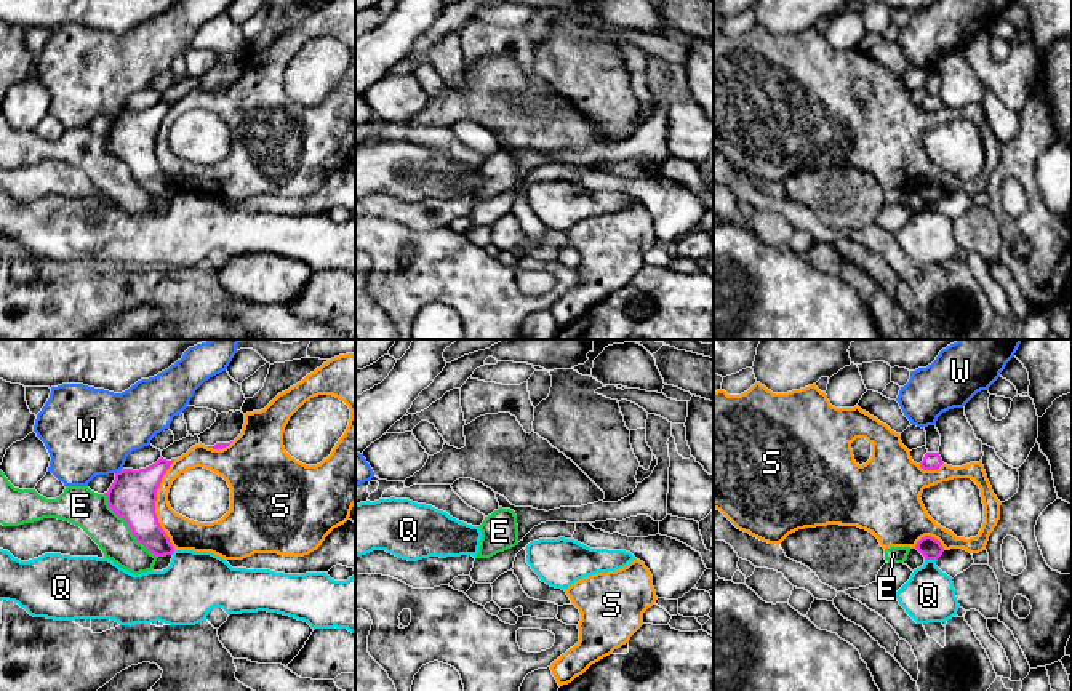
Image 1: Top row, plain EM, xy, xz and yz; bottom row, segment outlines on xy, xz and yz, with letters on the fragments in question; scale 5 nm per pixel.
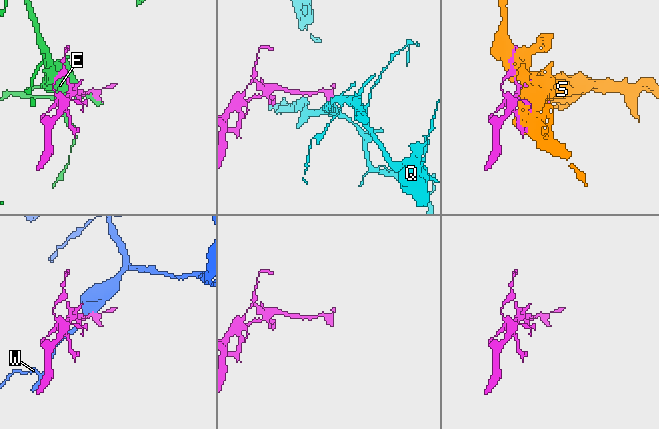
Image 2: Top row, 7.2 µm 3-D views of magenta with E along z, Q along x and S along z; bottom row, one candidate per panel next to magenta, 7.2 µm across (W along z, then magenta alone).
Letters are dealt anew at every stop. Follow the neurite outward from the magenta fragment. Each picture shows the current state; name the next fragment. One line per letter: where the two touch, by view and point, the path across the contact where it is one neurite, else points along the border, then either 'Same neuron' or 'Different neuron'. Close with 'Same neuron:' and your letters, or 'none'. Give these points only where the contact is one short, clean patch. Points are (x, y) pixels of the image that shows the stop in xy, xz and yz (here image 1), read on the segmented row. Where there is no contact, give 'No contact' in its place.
E: Touches magenta at xy (128, 525). Different neuron
Q: Touches magenta at yz (932, 559). Boundary: yz (925, 559), (936, 560). Different neuron
S: Touches magenta at xy (154, 504). Different neuron
W: Touches magenta at xy (117, 472). Boundary: xy (120, 469), (116, 474). Different neuron
Same neuron: none

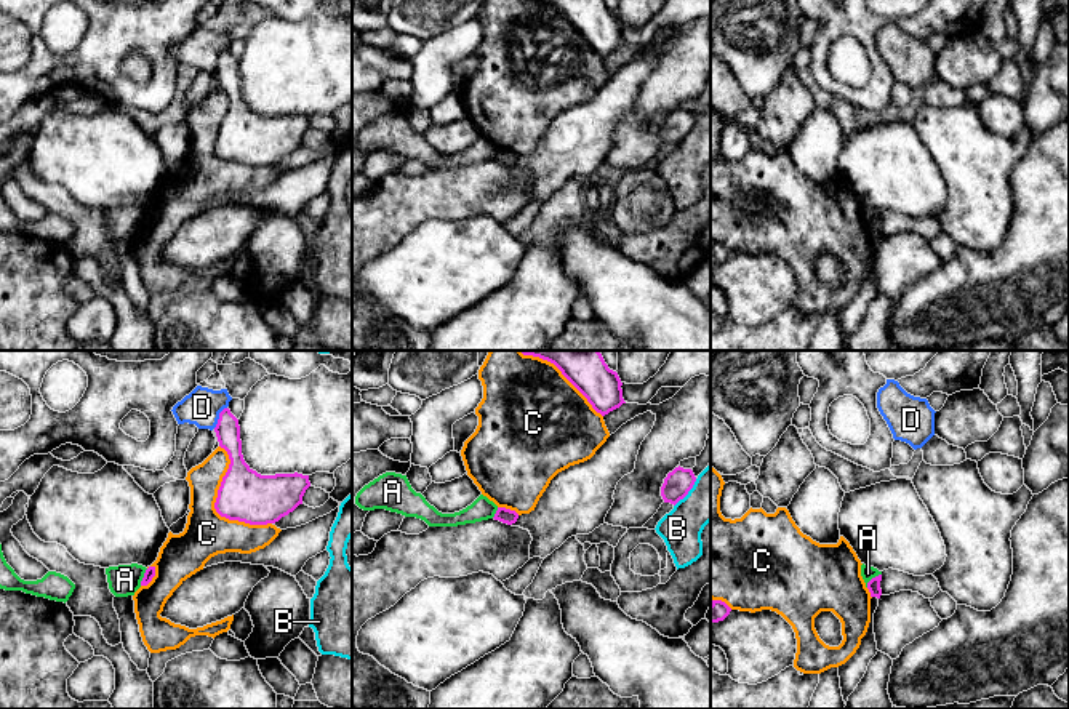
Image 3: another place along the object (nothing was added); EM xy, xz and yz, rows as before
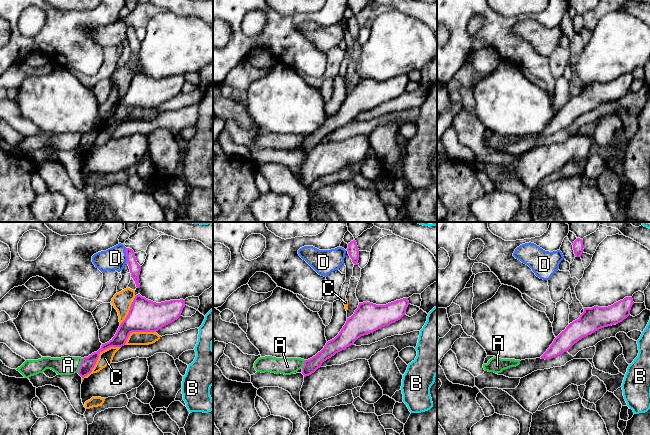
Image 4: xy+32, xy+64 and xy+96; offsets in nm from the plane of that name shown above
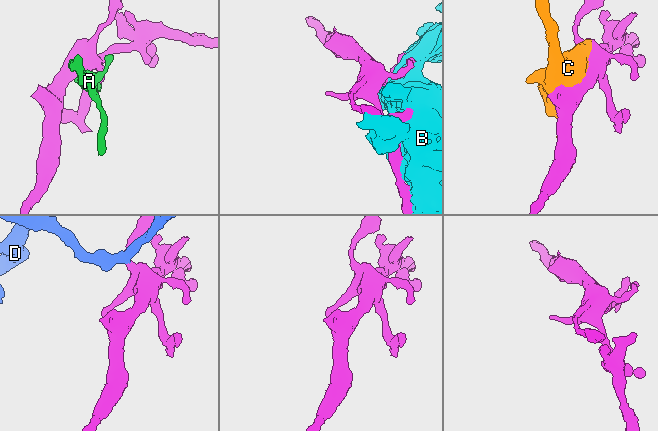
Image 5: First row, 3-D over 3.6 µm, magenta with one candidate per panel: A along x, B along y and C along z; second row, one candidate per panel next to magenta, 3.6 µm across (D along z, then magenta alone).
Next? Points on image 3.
A: Touches magenta at yz (872, 578). Boundary: yz (880, 573), (866, 586). Different neuron
B: Touches magenta at xz (687, 493). Different neuron
C: Touches magenta at xy (215, 506). Different neuron
D: Touches magenta at xy (220, 418). Boundary: xy (226, 407), (213, 428). Different neuron
Same neuron: none

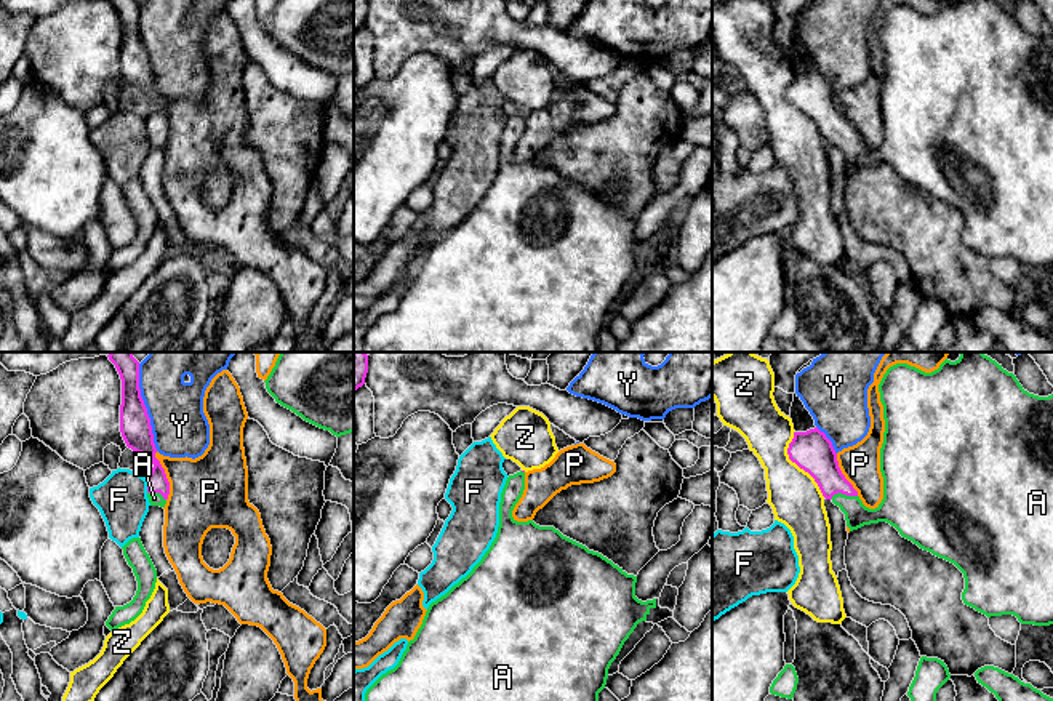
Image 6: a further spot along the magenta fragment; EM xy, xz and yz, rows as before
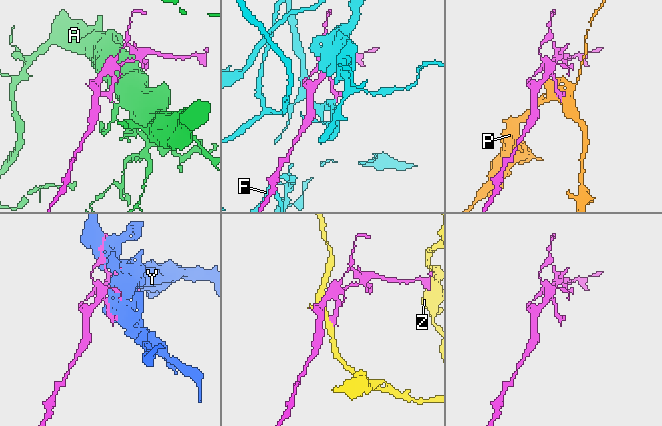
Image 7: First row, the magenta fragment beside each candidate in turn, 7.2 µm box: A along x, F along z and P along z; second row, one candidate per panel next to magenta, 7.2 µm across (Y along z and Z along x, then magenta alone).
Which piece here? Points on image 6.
A: Touches magenta at yz (844, 493). Path across: yz (815, 453), (829, 479), (844, 493), (863, 514), (890, 509). Same neuron
F: Touches magenta at xy (148, 485). Boundary: xy (144, 477), (148, 492). Different neuron
P: Touches magenta at xy (165, 476). Boundary: xy (156, 452), (168, 482), (167, 500). Different neuron
Y: Touches magenta at xy (144, 407). Different neuron
Z: Touches magenta at yz (797, 464). Different neuron
Same neuron: A

